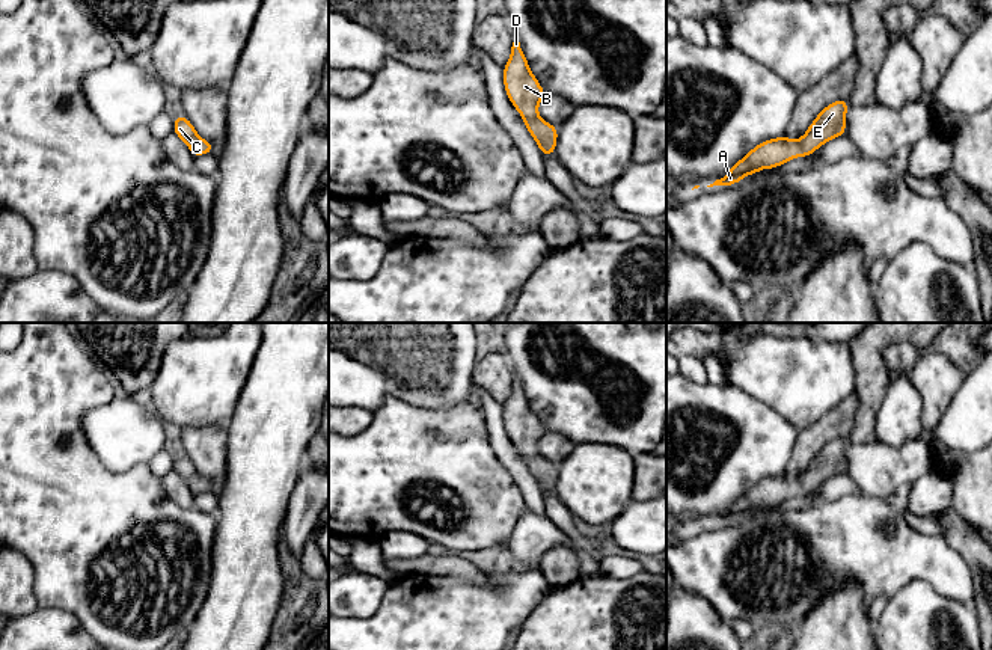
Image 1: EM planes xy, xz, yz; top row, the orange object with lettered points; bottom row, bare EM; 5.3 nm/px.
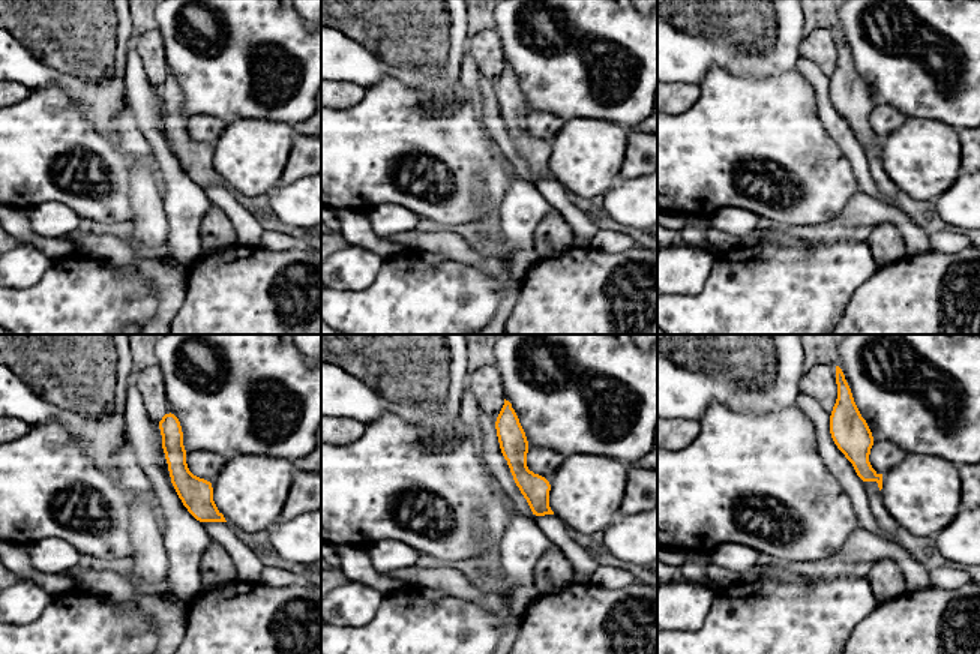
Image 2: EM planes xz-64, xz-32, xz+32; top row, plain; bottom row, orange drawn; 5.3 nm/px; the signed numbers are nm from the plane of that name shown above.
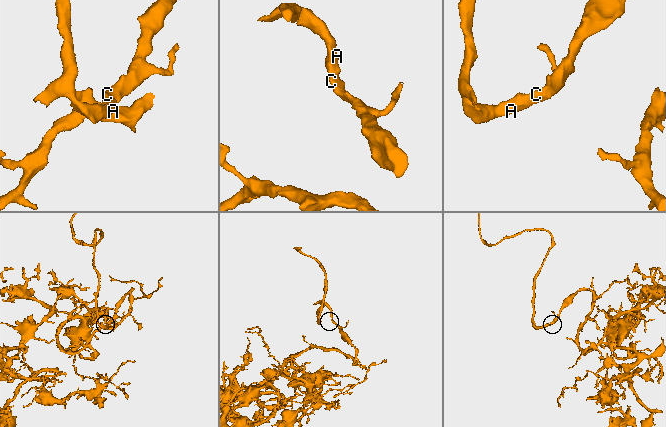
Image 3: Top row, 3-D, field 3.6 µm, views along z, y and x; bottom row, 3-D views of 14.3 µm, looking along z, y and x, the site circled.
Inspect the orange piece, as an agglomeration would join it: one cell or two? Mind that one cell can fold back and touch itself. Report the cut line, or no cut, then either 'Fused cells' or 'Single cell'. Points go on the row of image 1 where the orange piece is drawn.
No split. Single cell

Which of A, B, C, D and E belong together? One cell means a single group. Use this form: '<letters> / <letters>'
A B C D E

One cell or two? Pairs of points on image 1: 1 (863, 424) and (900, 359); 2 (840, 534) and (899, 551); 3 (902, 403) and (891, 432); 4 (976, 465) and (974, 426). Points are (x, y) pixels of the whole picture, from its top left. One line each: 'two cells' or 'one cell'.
1: two cells
2: one cell
3: one cell
4: two cells

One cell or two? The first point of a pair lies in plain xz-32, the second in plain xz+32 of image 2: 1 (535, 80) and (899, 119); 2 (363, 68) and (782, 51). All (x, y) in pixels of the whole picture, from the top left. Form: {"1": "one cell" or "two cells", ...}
{"1": "two cells", "2": "one cell"}

